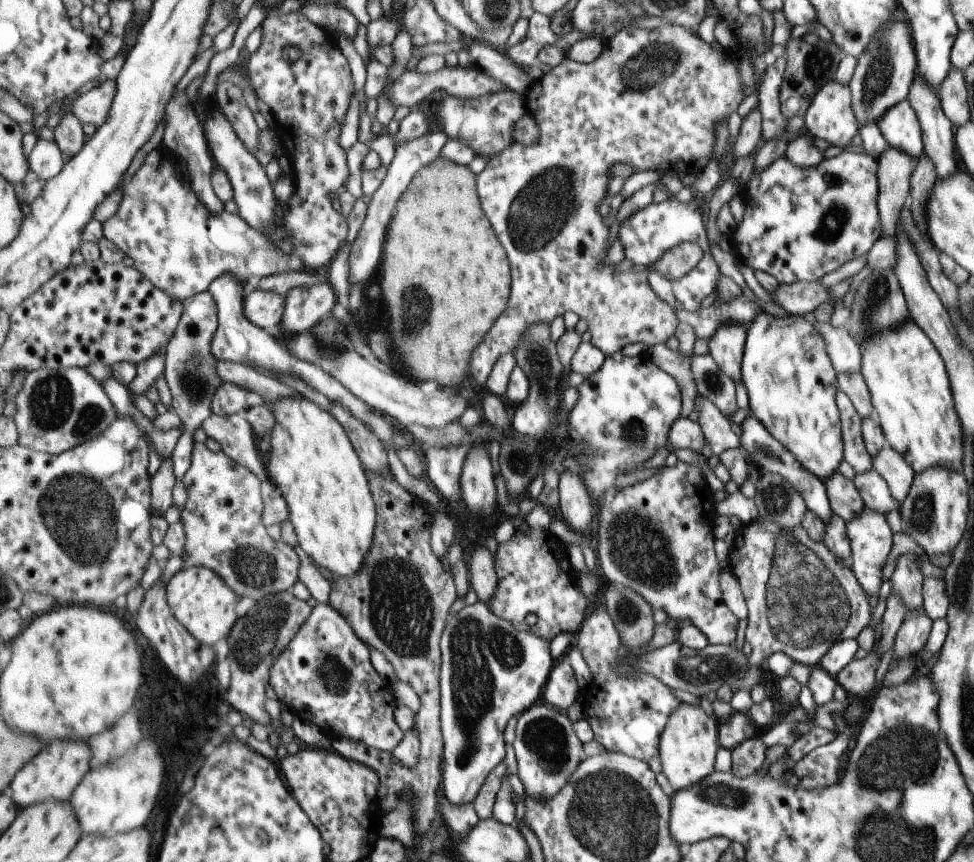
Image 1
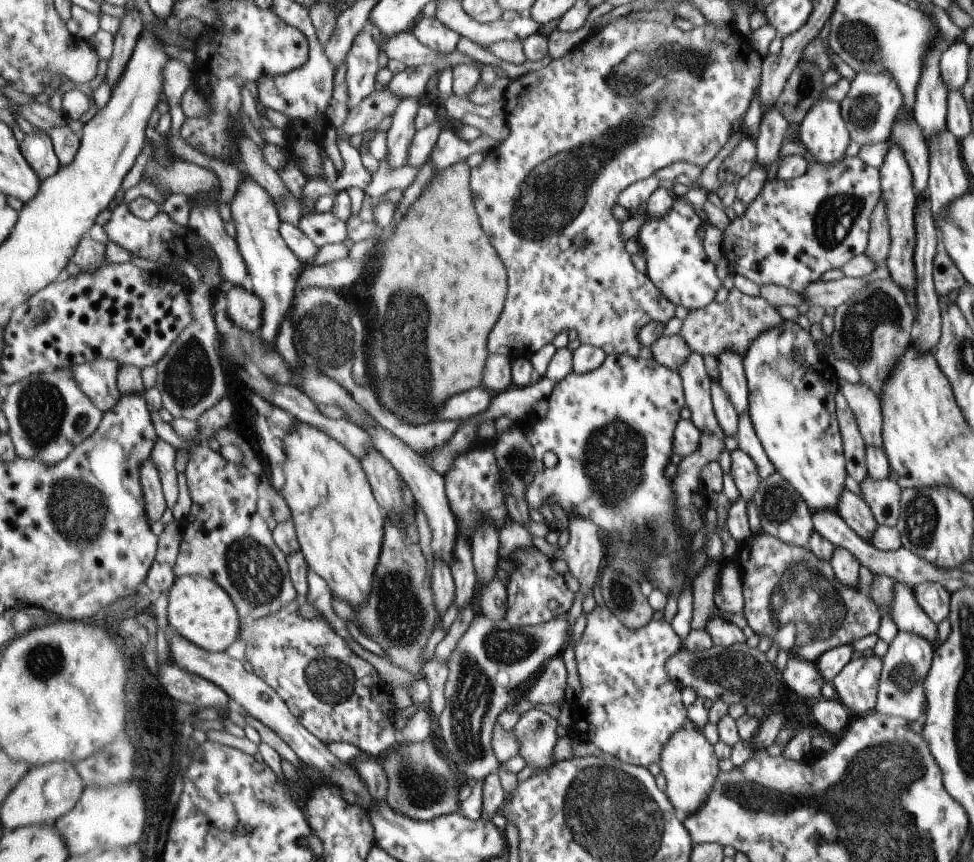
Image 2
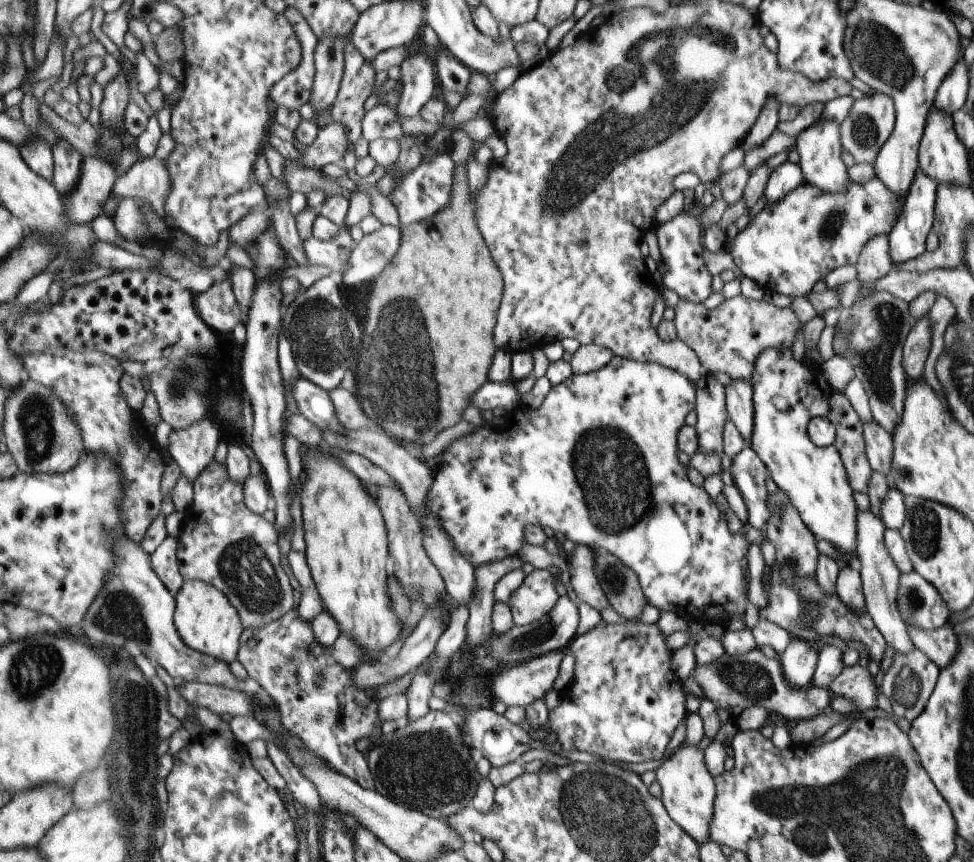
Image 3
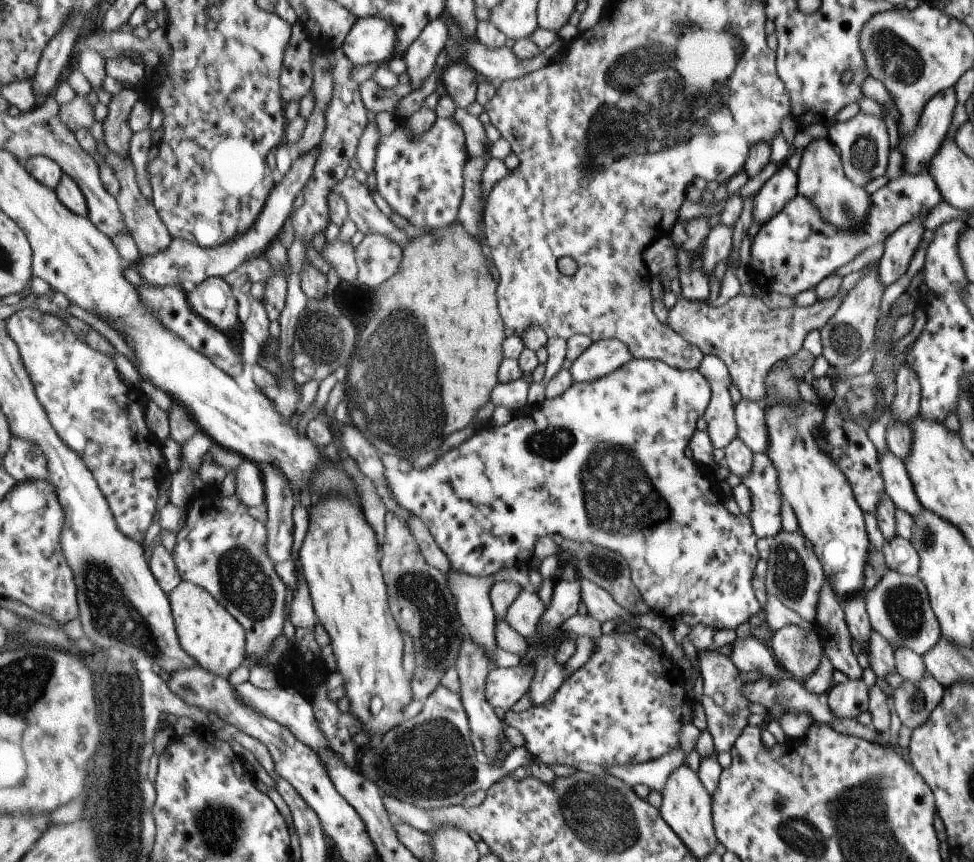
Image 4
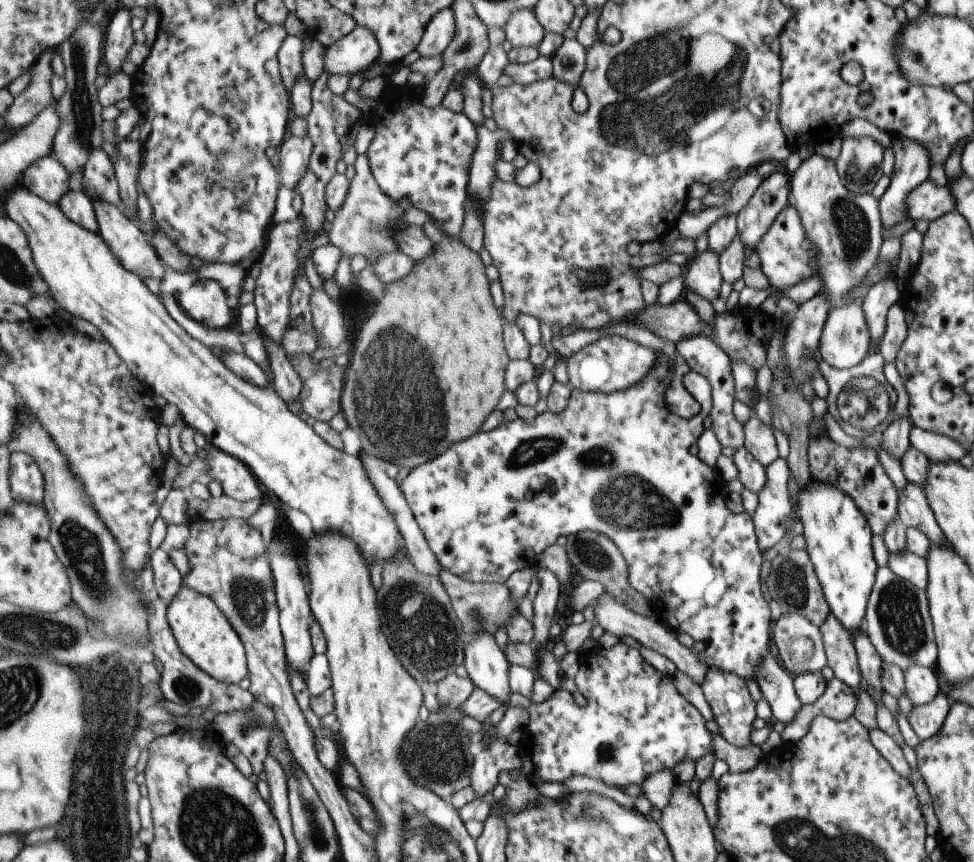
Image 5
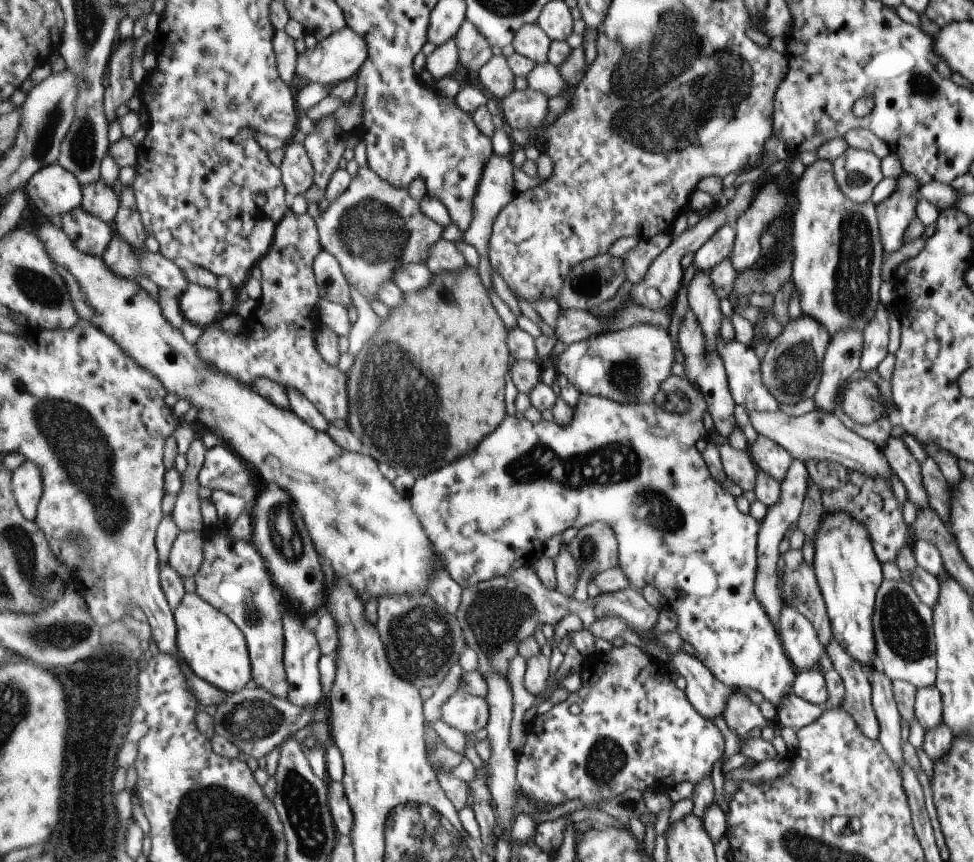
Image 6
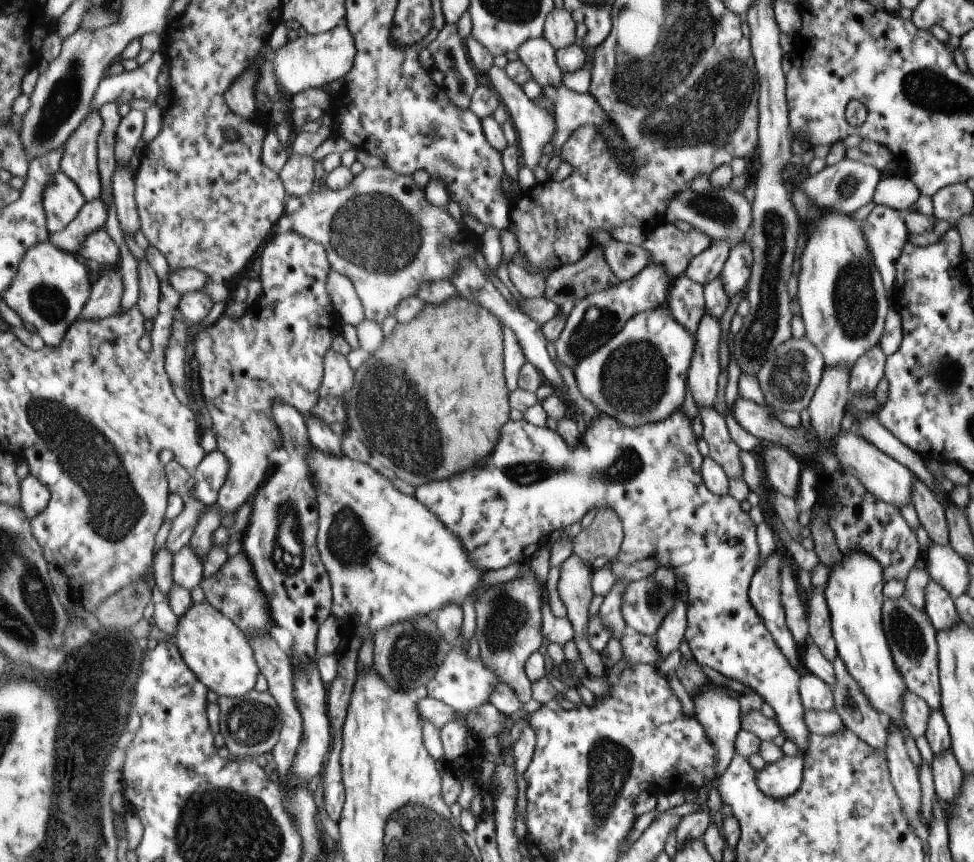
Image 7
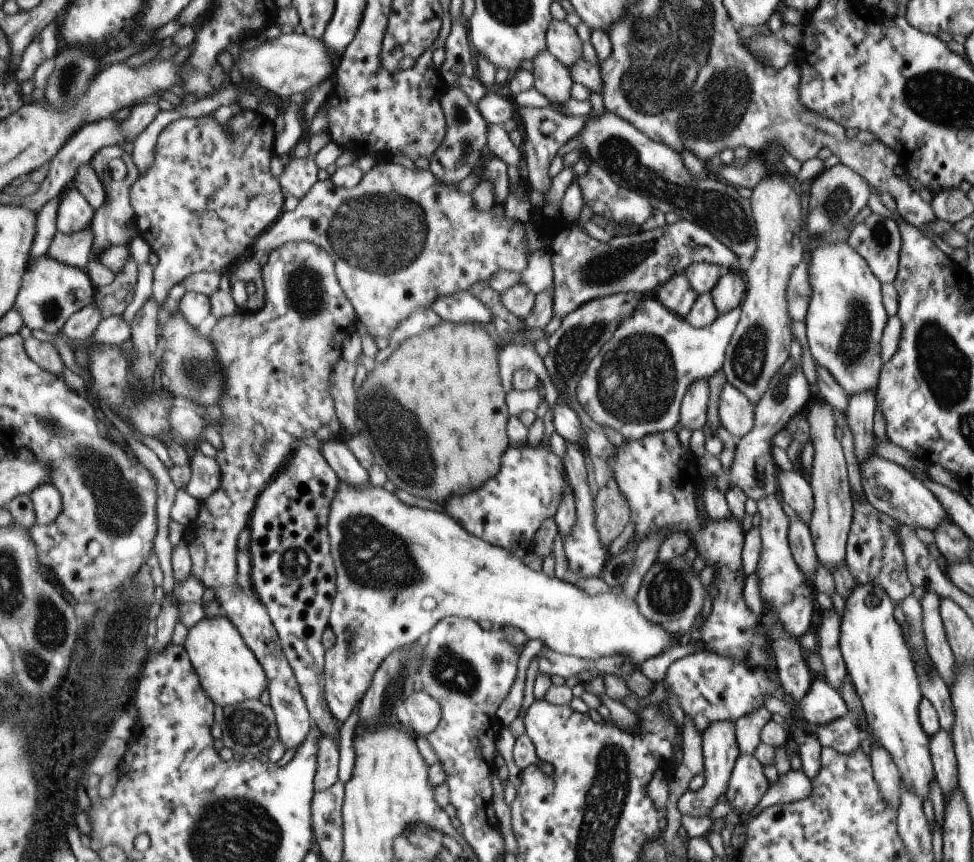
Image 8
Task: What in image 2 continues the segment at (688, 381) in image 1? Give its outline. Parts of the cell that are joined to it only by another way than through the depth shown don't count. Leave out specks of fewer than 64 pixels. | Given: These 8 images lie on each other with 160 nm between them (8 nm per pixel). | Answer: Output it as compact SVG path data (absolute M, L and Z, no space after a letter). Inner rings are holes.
M679 334L659 336L649 346L649 350L651 350L651 355L653 356L652 360L680 375L679 366L682 366L683 362L686 362L686 359L692 353Z

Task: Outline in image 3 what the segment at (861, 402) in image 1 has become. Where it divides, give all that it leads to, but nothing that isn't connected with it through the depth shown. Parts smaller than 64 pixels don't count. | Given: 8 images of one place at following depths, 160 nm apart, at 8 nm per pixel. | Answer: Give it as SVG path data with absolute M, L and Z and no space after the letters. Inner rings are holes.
M873 419L862 422L862 437L864 440L865 454L872 471L880 472L880 475L890 482L890 462L892 453L892 436L883 430L883 427Z

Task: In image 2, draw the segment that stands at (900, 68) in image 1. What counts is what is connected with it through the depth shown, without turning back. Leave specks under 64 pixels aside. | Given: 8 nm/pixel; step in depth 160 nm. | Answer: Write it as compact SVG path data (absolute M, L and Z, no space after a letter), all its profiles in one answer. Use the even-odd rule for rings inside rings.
M859 72L853 76L849 91L839 102L840 114L848 132L848 140L858 146L863 144L879 144L888 142L891 136L891 126L901 107L901 92L889 72Z

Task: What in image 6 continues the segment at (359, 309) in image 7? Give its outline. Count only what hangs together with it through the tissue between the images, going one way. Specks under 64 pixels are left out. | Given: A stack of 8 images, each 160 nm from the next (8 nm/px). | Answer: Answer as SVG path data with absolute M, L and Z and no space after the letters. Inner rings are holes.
M325 250L320 252L313 264L320 294L331 302L340 304L346 310L355 305L350 291L350 282L342 271L339 259Z

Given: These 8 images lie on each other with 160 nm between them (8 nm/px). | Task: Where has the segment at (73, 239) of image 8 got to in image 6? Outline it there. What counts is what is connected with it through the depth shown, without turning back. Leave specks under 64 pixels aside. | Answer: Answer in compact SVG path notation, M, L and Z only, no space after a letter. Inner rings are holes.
M102 179L82 185L84 199L82 206L88 213L104 221L113 222L120 209L120 196L113 190L112 186L107 186Z

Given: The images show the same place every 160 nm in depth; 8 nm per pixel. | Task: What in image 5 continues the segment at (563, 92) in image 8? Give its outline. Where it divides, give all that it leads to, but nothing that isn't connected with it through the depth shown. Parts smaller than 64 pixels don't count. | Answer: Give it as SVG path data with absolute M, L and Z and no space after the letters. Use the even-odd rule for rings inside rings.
M531 9L516 10L503 28L505 39L513 47L537 47L544 41L546 30Z

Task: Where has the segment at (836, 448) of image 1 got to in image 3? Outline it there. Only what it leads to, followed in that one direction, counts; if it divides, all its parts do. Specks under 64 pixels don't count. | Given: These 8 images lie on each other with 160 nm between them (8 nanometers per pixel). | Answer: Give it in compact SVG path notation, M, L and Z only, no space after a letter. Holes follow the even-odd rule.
M766 348L757 354L753 361L750 376L752 388L753 426L750 436L750 447L757 454L768 476L781 489L795 507L803 524L818 539L824 539L842 552L851 552L855 546L855 515L856 506L853 491L849 486L842 460L836 446L815 446L809 440L806 426L813 417L825 417L828 413L828 398L832 388L822 375L822 368L817 363L807 360L793 359L792 350Z

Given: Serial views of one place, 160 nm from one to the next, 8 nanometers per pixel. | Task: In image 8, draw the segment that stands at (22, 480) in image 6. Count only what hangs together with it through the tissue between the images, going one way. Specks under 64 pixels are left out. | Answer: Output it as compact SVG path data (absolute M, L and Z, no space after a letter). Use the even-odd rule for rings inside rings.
M45 483L30 492L36 510L37 524L48 525L57 520L64 505L61 491L53 483Z

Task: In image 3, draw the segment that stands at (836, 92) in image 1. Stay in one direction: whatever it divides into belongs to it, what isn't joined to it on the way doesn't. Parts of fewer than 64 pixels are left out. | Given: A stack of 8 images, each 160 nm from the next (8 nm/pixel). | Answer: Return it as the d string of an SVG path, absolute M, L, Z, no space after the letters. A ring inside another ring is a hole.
M819 118L813 124L804 128L796 136L796 144L793 147L798 152L798 165L804 178L803 182L816 186L826 193L842 192L846 187L846 182L849 180L846 167L839 157L842 146L838 124L833 119Z

